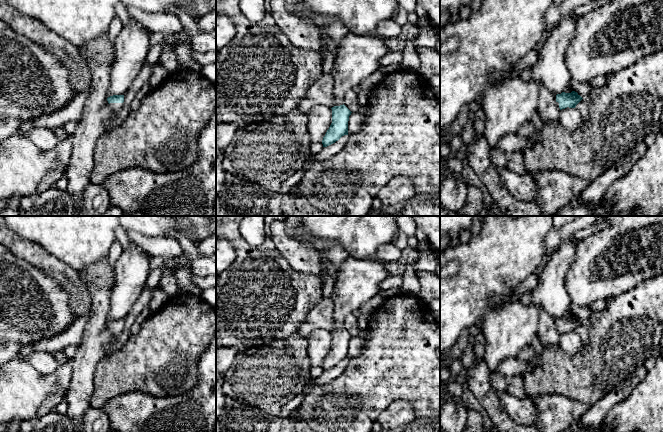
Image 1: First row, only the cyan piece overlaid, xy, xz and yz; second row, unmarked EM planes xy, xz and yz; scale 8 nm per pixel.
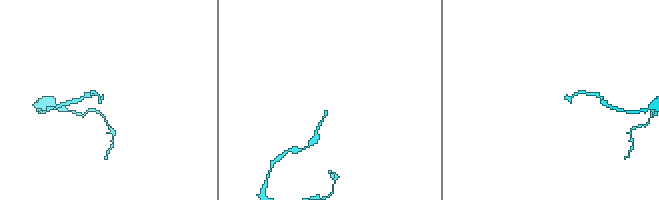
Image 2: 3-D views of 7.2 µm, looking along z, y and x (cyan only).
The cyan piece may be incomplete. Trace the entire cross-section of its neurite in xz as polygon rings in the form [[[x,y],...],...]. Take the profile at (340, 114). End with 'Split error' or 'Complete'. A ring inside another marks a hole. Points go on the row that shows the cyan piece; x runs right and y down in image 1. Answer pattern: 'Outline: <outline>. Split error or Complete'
Outline: [[[349,32],[341,40],[331,72],[335,106],[331,108],[332,123],[323,137],[323,147],[348,135],[348,121],[352,112],[344,105],[344,94],[377,72],[381,68],[379,60],[387,53],[388,48],[377,35],[356,35]]]. Split error

